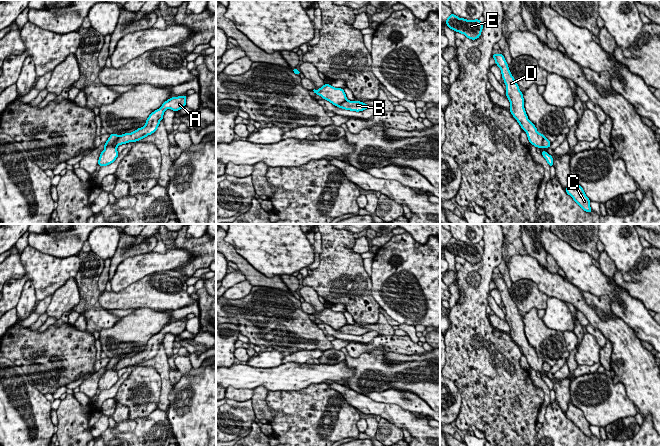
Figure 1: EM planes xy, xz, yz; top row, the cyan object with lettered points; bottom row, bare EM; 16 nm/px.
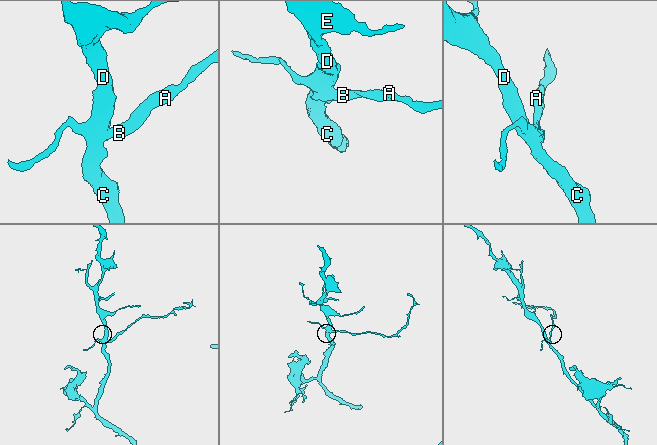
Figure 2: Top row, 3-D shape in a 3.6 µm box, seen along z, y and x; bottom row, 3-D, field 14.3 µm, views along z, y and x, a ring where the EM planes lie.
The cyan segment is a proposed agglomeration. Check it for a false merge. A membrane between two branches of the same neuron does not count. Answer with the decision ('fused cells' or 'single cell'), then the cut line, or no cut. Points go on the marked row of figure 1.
fused cells; cut in xy along (119, 136), (114, 142), (115, 146)

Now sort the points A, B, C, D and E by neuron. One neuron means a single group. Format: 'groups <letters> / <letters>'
groups A B / C D E

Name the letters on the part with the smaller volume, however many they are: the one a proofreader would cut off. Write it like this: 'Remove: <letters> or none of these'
Remove: A, B

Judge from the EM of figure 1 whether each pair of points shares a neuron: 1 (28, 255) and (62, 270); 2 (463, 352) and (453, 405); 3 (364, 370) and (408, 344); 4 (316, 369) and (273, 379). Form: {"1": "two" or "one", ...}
{"1": "one", "2": "two", "3": "two", "4": "one"}

